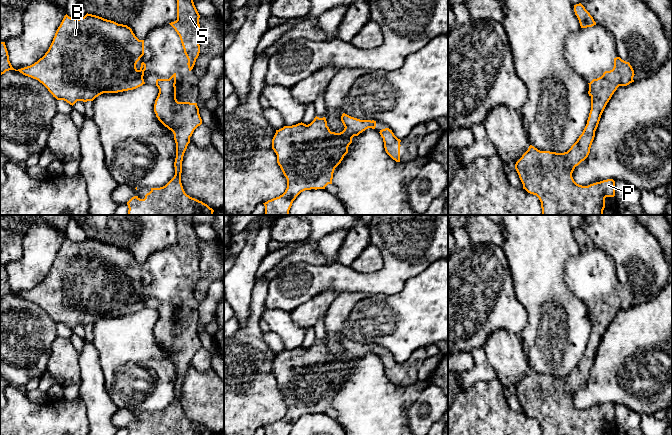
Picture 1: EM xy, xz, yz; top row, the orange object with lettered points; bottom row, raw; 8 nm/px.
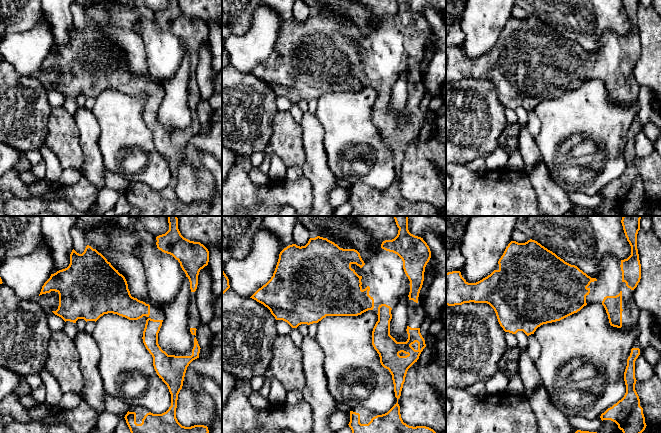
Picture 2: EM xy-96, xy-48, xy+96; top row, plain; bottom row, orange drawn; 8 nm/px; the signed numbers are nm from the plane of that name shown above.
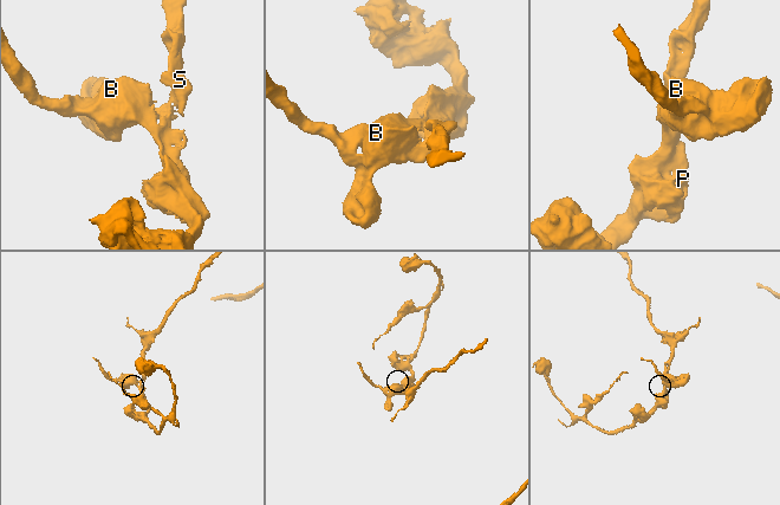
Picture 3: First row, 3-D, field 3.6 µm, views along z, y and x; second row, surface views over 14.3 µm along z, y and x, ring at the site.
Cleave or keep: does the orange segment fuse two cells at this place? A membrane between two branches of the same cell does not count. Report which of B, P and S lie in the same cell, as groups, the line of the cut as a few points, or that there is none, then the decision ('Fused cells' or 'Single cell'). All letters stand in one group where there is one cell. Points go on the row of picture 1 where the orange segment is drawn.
Groups: B P S. No split. Single cell

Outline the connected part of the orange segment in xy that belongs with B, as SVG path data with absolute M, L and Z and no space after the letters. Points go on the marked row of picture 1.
M88 13L79 19L66 14L48 51L30 66L14 69L5 42L0 42L0 75L9 70L19 71L42 83L57 100L73 106L77 101L93 101L103 93L133 90L145 84L146 64L142 62L140 69L136 68L143 55L144 40L139 40L127 25Z

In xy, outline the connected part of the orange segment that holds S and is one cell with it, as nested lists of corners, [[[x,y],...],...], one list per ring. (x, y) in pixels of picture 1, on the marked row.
[[[177,0],[177,20],[169,23],[180,37],[191,71],[200,53],[200,15],[193,0]]]

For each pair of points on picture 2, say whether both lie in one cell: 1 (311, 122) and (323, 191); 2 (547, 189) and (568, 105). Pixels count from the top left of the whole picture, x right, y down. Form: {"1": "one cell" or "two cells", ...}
{"1": "one cell", "2": "two cells"}

